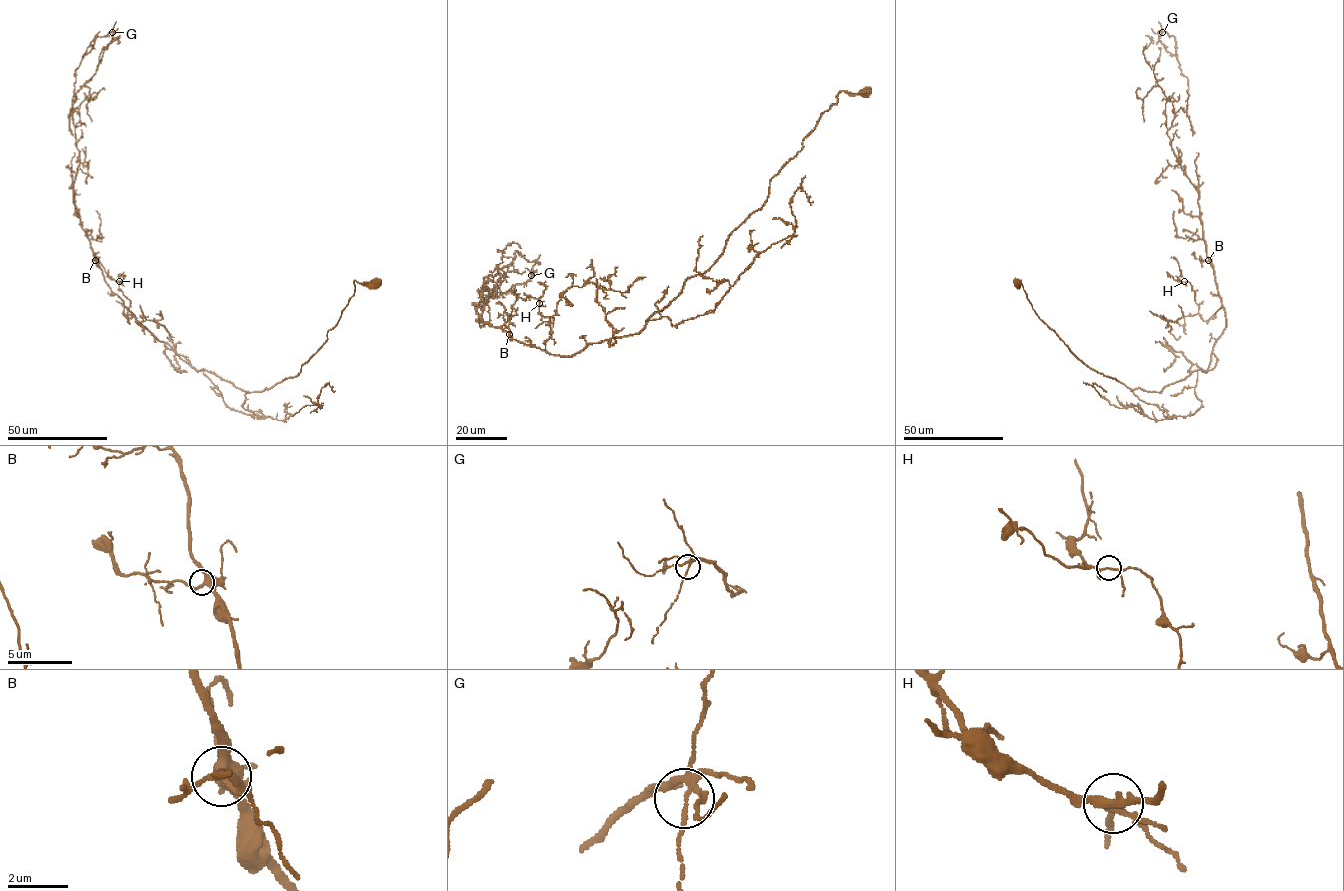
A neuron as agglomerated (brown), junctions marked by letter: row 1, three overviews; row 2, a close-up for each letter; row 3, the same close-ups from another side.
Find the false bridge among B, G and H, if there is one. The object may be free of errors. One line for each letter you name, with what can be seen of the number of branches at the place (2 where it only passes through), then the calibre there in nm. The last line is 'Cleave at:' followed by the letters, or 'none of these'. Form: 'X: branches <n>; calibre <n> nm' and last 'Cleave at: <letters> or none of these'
Cleave at: none of these

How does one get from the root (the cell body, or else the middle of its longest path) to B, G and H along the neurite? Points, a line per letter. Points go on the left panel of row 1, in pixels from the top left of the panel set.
B: (376, 282), (354, 282), (338, 323), (296, 376), (248, 392), (195, 370), (159, 341), (111, 290), (95, 260)
G: (376, 282), (355, 281), (300, 372), (261, 391), (195, 370), (141, 325), (73, 201), (75, 70), (112, 32)
H: (376, 282), (354, 282), (338, 323), (296, 376), (248, 392), (192, 368), (125, 307), (129, 320), (119, 281)

